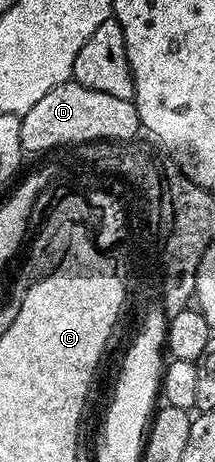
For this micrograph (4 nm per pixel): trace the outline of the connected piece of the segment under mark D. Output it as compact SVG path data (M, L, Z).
M67 82L48 90L32 110L23 112L20 126L20 142L23 153L46 152L49 148L62 148L65 144L77 146L92 144L100 140L121 140L130 142L140 132L138 112L133 100L112 98L112 94L100 94L96 90L88 90L88 86L80 86Z

